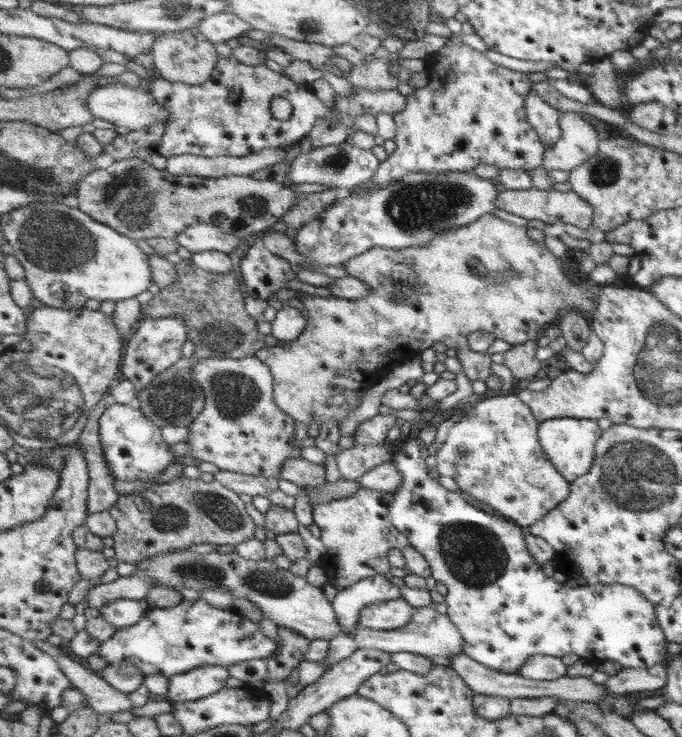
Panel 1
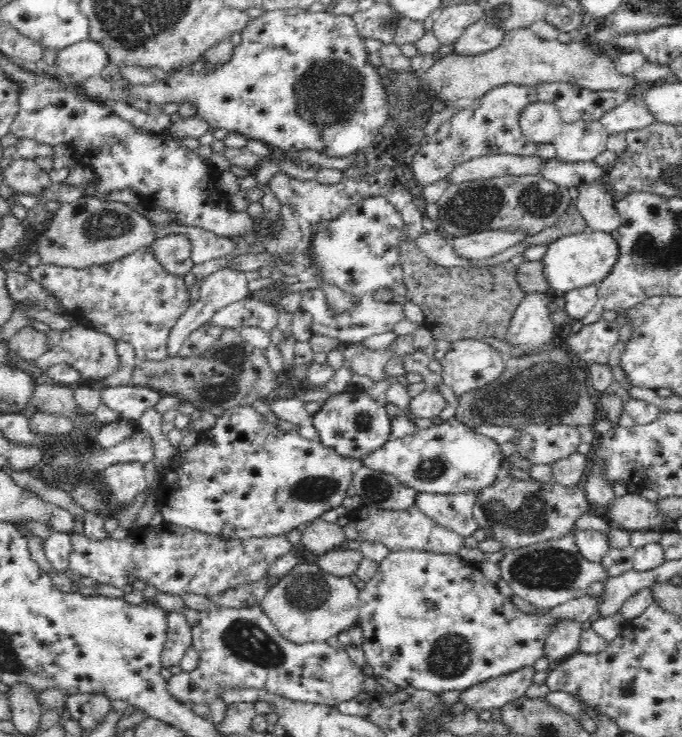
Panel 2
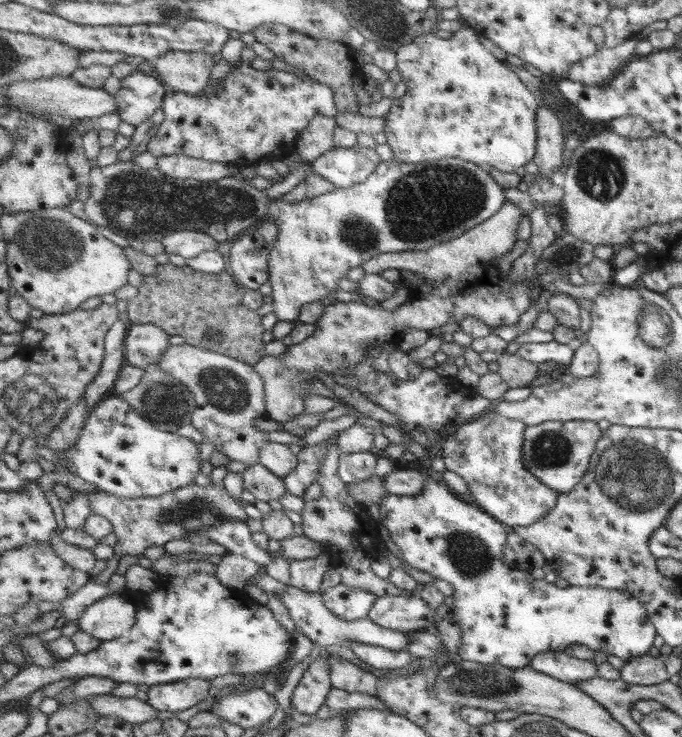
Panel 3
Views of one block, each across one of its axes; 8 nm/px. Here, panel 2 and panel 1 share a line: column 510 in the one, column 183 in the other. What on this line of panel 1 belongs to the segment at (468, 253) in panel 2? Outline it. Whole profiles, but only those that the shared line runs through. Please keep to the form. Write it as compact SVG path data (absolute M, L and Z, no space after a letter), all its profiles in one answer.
M201 223L187 227L176 237L178 244L192 254L217 251L231 254L241 244L235 233L220 229L215 223Z

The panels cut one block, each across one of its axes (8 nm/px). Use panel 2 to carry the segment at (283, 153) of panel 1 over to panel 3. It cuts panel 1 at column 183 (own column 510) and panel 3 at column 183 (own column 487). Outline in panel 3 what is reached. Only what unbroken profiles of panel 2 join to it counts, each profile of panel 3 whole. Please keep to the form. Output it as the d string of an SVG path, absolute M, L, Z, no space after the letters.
M186 155L163 156L158 159L158 170L167 177L194 179L200 182L216 182L228 177L236 177L242 166L244 165L208 162Z

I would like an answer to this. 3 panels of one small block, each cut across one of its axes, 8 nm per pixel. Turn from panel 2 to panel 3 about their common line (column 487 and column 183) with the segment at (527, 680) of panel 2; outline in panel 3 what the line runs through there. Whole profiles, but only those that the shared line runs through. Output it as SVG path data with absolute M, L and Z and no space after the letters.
M191 678L167 684L150 685L148 699L153 708L163 712L181 712L187 708L197 706L209 697L209 680Z

